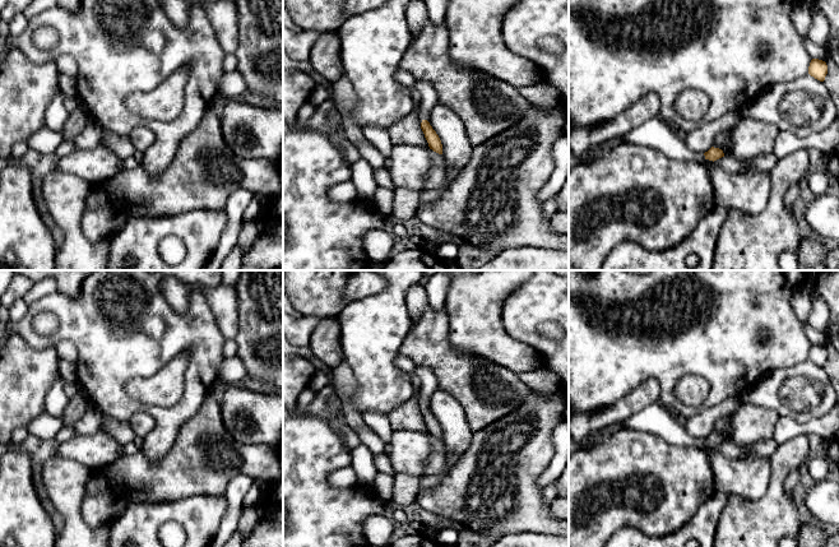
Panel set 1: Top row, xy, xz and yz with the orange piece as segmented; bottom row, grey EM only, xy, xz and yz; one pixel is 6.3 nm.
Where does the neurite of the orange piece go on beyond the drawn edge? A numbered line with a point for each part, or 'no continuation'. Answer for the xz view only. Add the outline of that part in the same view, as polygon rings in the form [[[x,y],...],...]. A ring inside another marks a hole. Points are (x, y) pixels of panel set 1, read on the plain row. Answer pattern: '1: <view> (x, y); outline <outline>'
1: xz (427, 380); outline [[[416,366],[416,380],[420,383],[421,405],[428,405],[432,395],[437,391],[437,379],[431,368],[425,366]]]

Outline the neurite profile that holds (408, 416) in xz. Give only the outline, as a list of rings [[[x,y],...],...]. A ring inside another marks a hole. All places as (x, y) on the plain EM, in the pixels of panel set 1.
[[[413,395],[407,403],[388,413],[391,431],[407,428],[426,432],[427,426],[421,414],[421,408],[418,398]]]

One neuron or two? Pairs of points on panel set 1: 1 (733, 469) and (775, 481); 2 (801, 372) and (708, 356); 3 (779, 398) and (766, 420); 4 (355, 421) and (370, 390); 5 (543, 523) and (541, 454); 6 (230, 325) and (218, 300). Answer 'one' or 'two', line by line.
1: two
2: two
3: two
4: two
5: one
6: one

